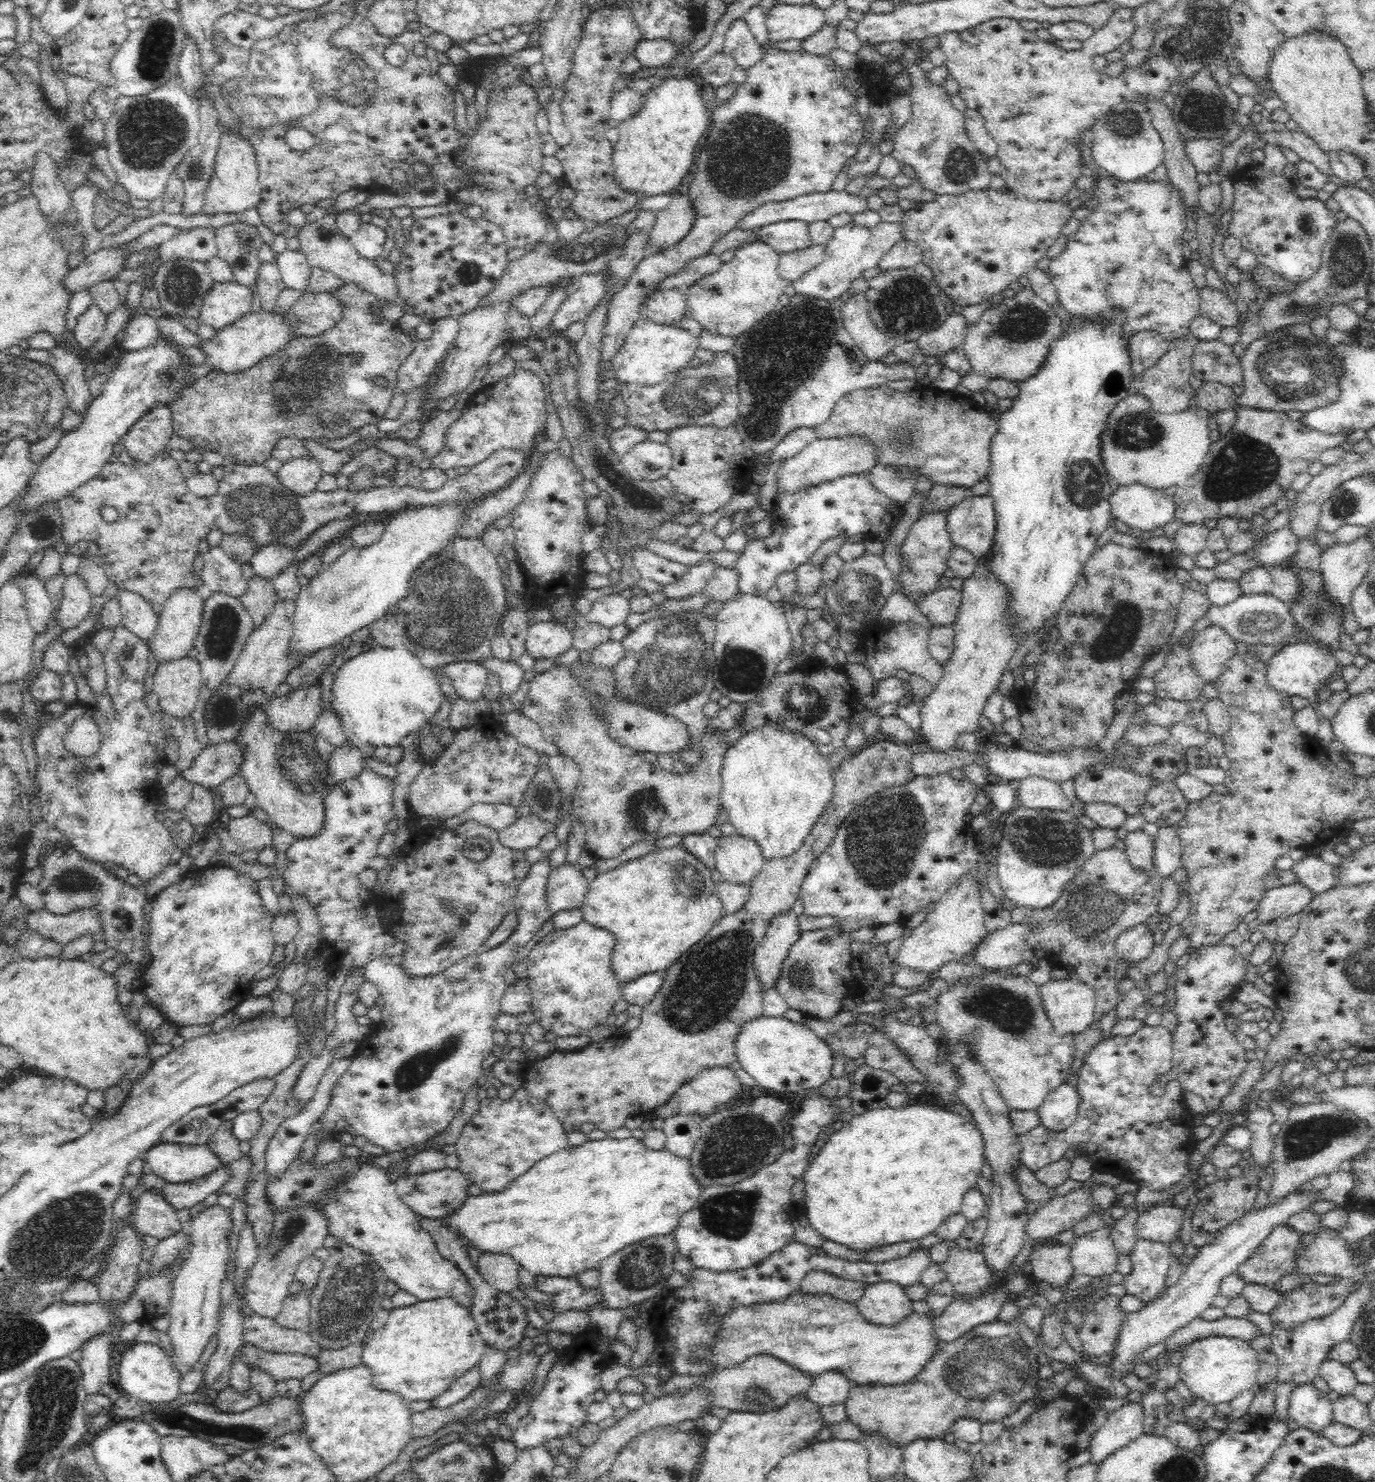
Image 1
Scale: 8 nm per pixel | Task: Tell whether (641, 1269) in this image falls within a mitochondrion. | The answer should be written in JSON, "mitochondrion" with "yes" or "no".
{"mitochondrion":"yes"}

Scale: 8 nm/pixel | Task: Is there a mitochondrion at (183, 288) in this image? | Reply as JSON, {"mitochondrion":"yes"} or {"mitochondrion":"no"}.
{"mitochondrion":"yes"}

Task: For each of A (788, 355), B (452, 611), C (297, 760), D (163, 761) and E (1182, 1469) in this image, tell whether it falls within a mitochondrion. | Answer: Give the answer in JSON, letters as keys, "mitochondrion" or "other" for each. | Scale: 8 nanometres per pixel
{"A":"mitochondrion","B":"mitochondrion","C":"mitochondrion","D":"other","E":"mitochondrion"}

